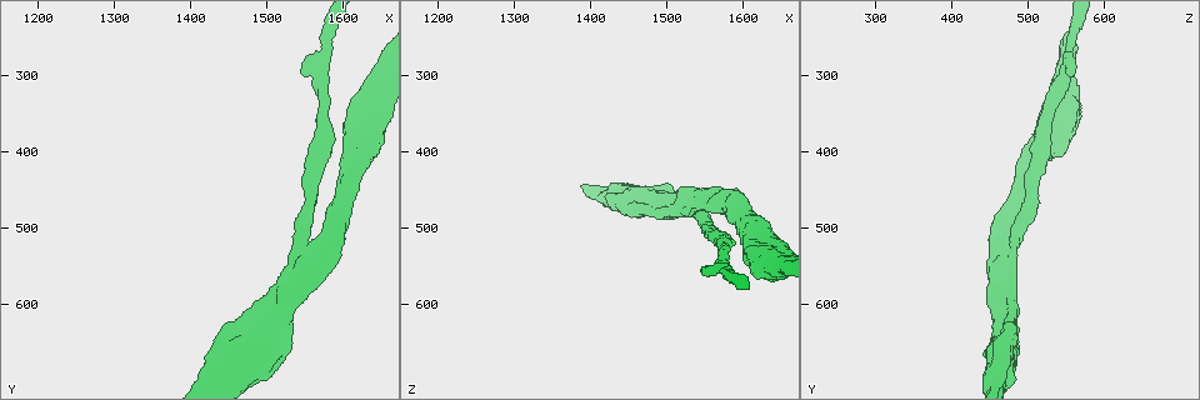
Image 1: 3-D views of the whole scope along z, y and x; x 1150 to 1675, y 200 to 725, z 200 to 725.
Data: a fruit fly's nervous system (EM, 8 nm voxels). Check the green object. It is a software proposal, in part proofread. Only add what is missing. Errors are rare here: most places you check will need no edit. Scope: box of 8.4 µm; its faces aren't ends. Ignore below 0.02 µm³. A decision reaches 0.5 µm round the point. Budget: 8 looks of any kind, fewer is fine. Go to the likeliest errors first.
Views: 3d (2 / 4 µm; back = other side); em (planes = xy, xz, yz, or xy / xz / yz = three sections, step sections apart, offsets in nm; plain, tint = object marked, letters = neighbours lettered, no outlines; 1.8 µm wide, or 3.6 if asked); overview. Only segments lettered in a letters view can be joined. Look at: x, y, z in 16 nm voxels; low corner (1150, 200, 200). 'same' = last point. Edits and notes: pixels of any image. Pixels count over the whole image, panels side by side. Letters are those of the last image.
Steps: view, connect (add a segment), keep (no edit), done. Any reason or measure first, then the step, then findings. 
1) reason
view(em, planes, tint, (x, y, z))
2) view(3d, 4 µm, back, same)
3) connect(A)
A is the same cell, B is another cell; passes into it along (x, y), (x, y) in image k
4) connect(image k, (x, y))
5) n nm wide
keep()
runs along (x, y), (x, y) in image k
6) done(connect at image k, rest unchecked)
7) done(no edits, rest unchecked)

thick end
view(em, 3.6 µm, planes, tint, (1420, 670, 460))

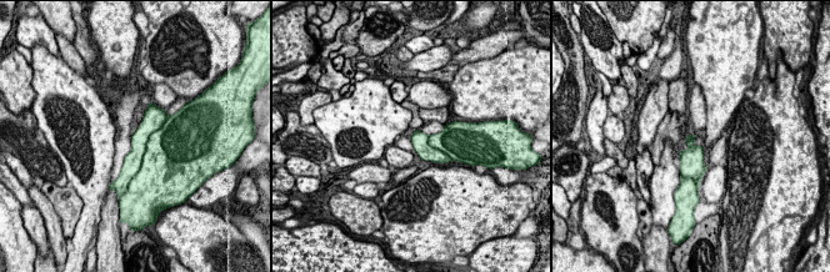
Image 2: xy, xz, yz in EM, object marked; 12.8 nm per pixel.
view(em, 3.6 µm, planes, letters, same)

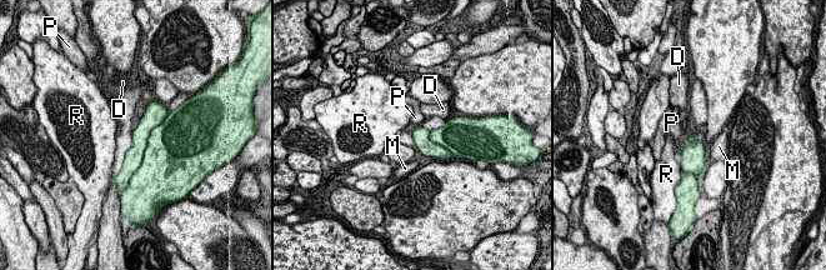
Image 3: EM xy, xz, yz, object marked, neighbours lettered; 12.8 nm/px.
keep()
D, M, P and R are other cells; border along (679, 163), (681, 176) in image 3; no lettered segment goes on from it

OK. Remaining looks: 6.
closes a loop
view(em, planes, plain, (1635, 305, 550))

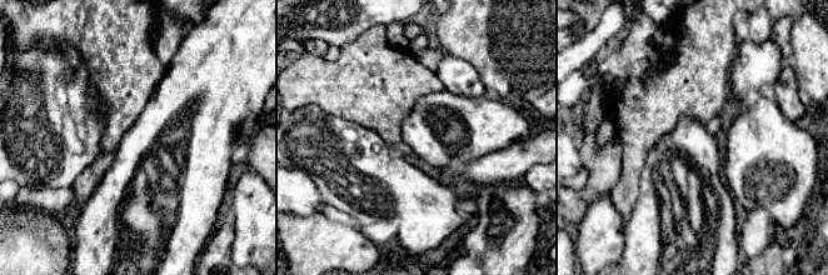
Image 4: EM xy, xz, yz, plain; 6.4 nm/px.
view(em, planes, letters, same)

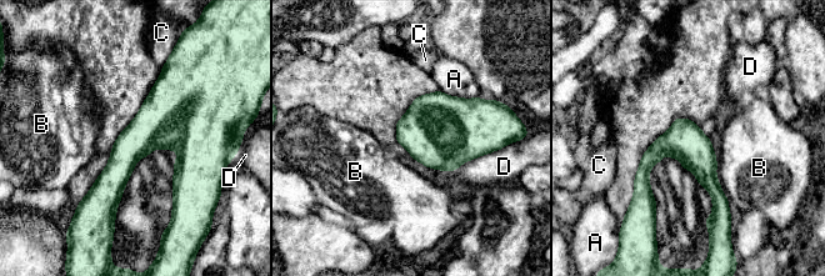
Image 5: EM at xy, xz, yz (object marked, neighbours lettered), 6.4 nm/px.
260 nm wide
keep()
A, B, C and D are other cells; border along (716, 162), (716, 179), (729, 200) in image 5; none of them fits

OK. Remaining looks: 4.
free end
view(em, xz, step 8, tint, (1525, 555, 480))

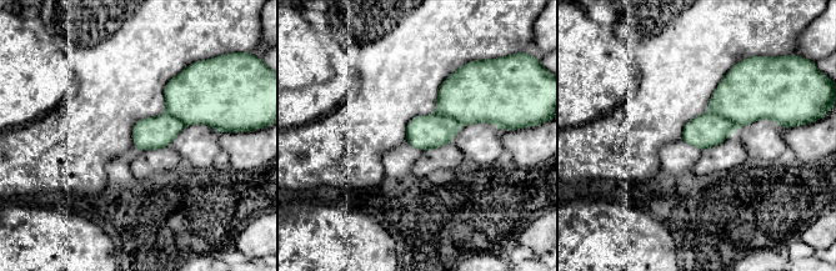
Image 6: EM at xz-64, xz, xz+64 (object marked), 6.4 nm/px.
cut it another way
view(em, planes, letters, same)

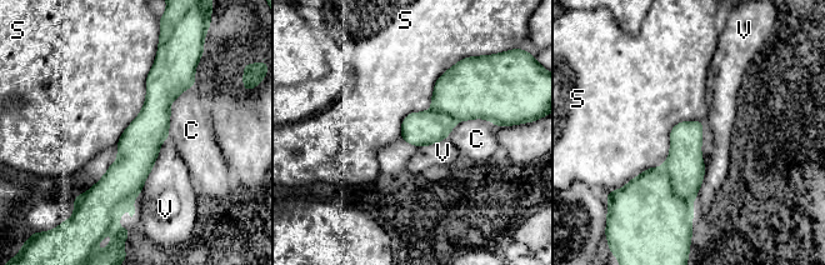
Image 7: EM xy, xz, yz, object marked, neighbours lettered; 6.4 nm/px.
S touches over 650 nm
keep()
C, S and V are other cells; runs along (159, 65), (155, 118), (119, 209) in image 7; no lettered segment goes on from it

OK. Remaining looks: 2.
done(no edits, rest unchecked)

